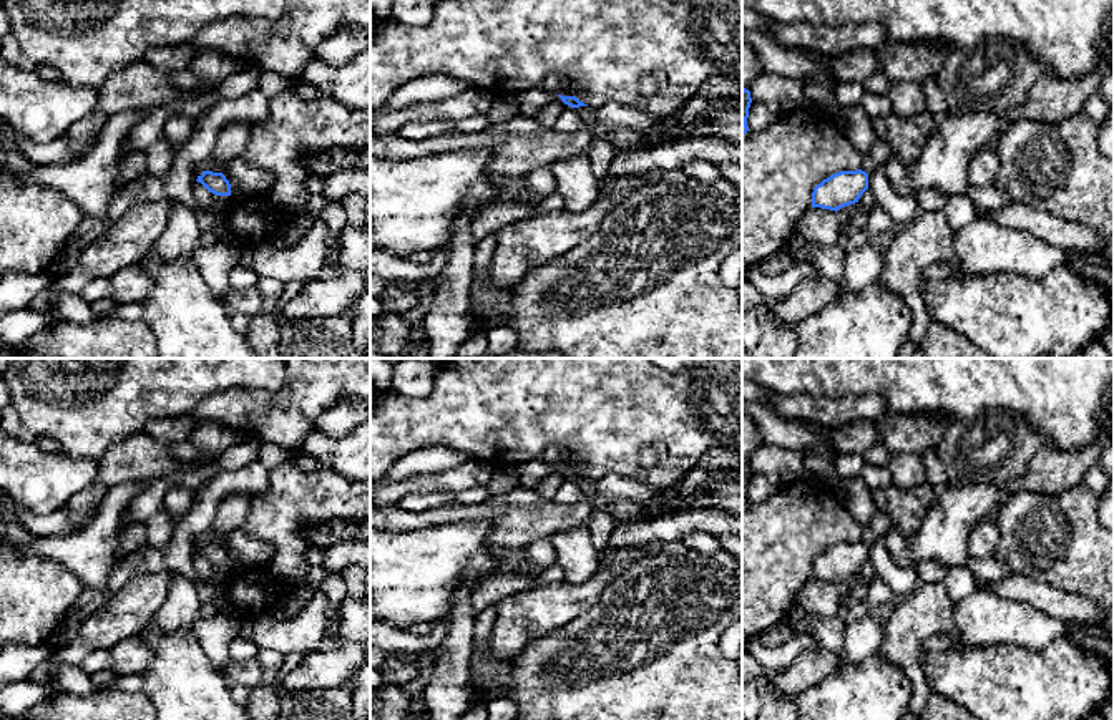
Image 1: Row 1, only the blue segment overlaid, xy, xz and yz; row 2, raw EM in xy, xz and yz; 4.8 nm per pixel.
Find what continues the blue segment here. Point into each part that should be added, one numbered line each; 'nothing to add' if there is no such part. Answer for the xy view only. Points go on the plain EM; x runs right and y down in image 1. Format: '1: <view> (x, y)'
nothing to add

